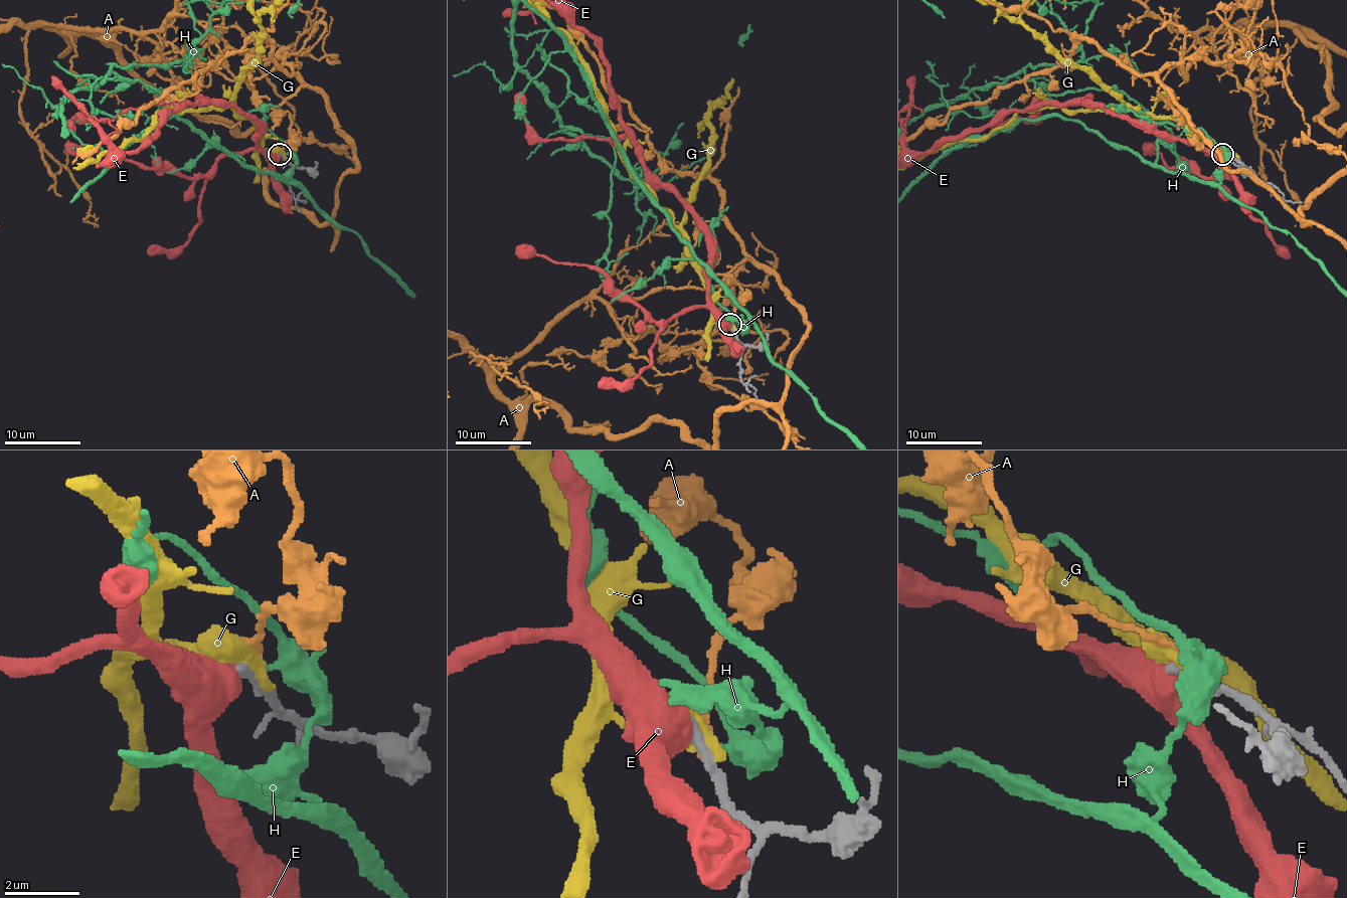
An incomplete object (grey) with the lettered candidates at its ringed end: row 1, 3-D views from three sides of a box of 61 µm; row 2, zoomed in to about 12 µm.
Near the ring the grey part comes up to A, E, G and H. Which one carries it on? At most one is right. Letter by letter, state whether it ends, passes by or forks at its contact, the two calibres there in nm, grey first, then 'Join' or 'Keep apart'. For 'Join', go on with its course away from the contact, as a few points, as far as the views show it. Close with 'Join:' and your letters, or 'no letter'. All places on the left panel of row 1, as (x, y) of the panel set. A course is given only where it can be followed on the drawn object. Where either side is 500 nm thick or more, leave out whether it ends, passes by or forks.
A: It ends there. Thickness 400 nm (grey) against 190 nm. Keep apart
E: Thickness 320 nm (grey) against 800 nm. Keep apart
G: Thickness 360 nm (grey) against 550 nm. Keep apart
H: It ends there. Thickness 400 nm (grey) against 340 nm. Keep apart
Join: no letter

